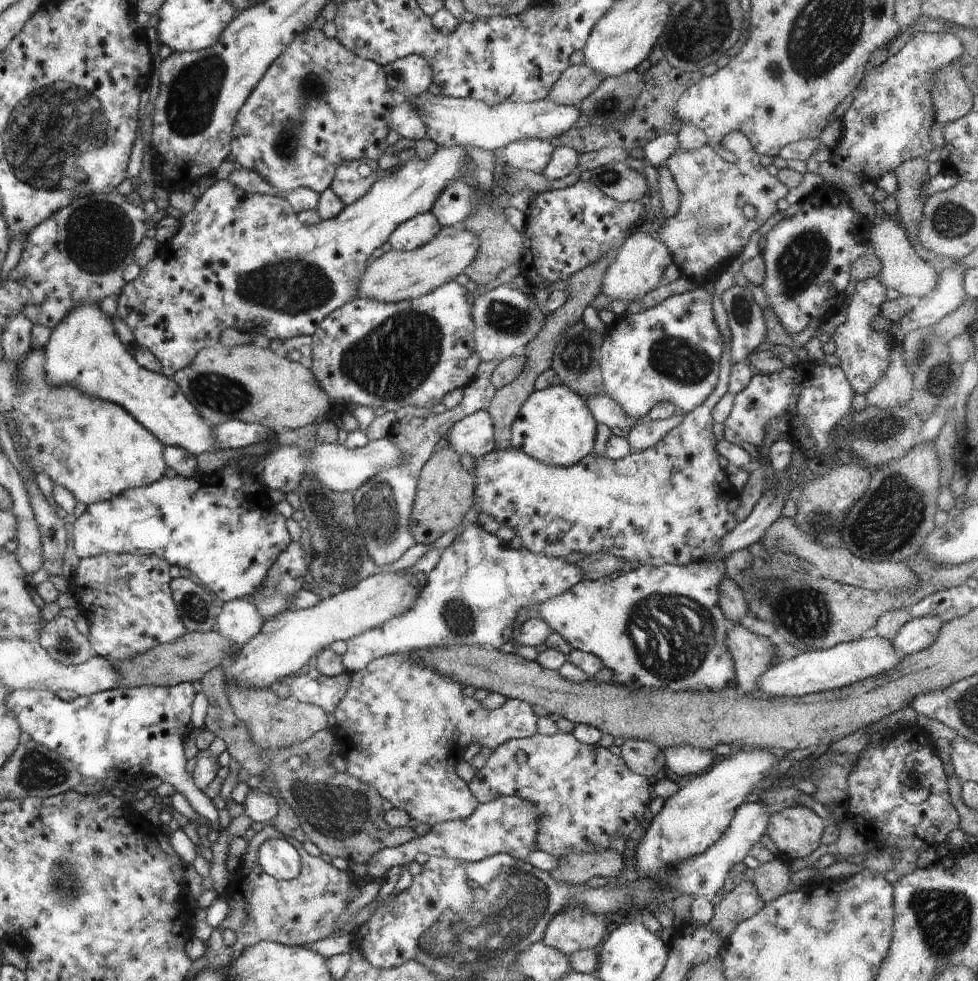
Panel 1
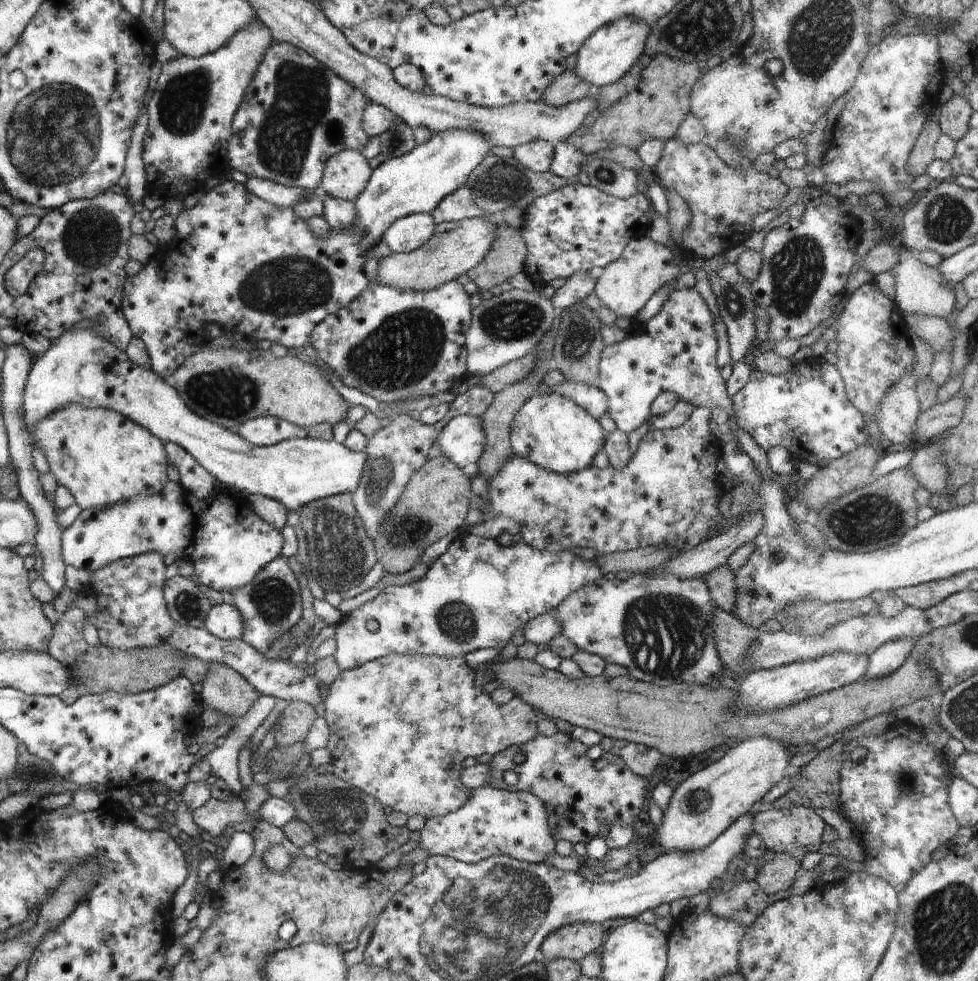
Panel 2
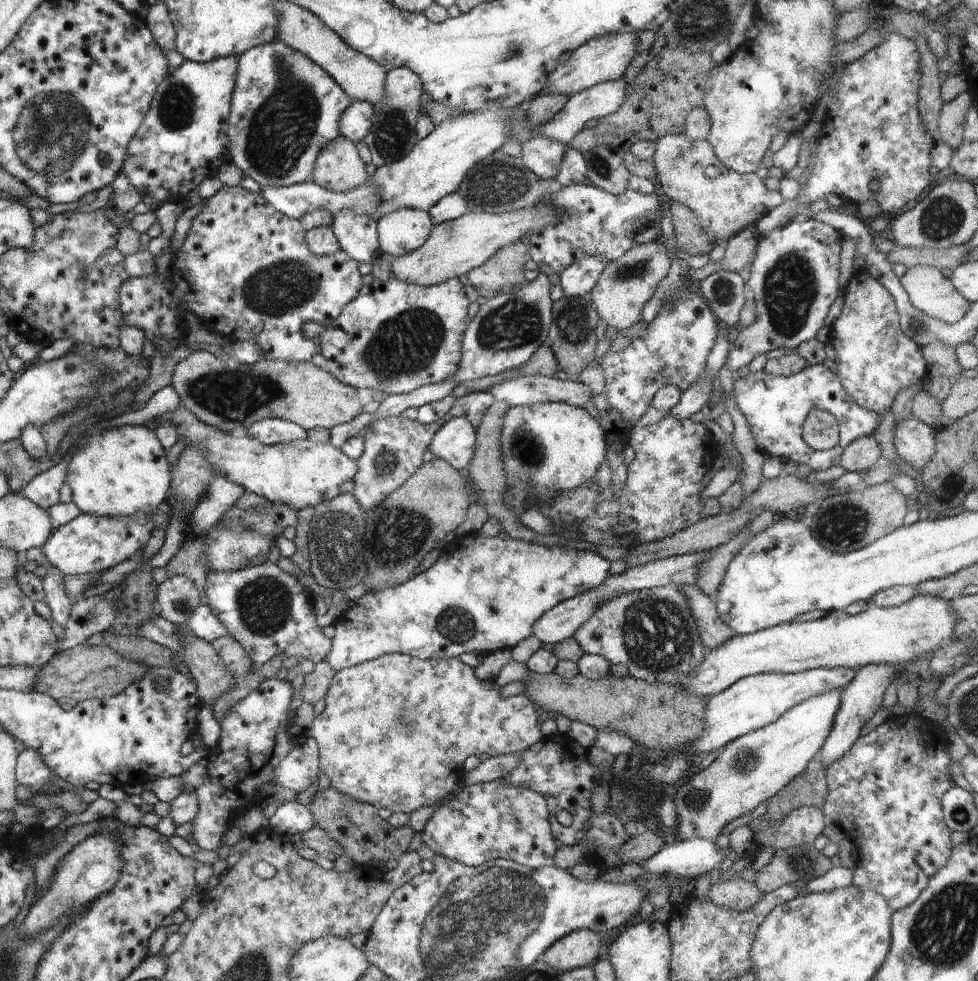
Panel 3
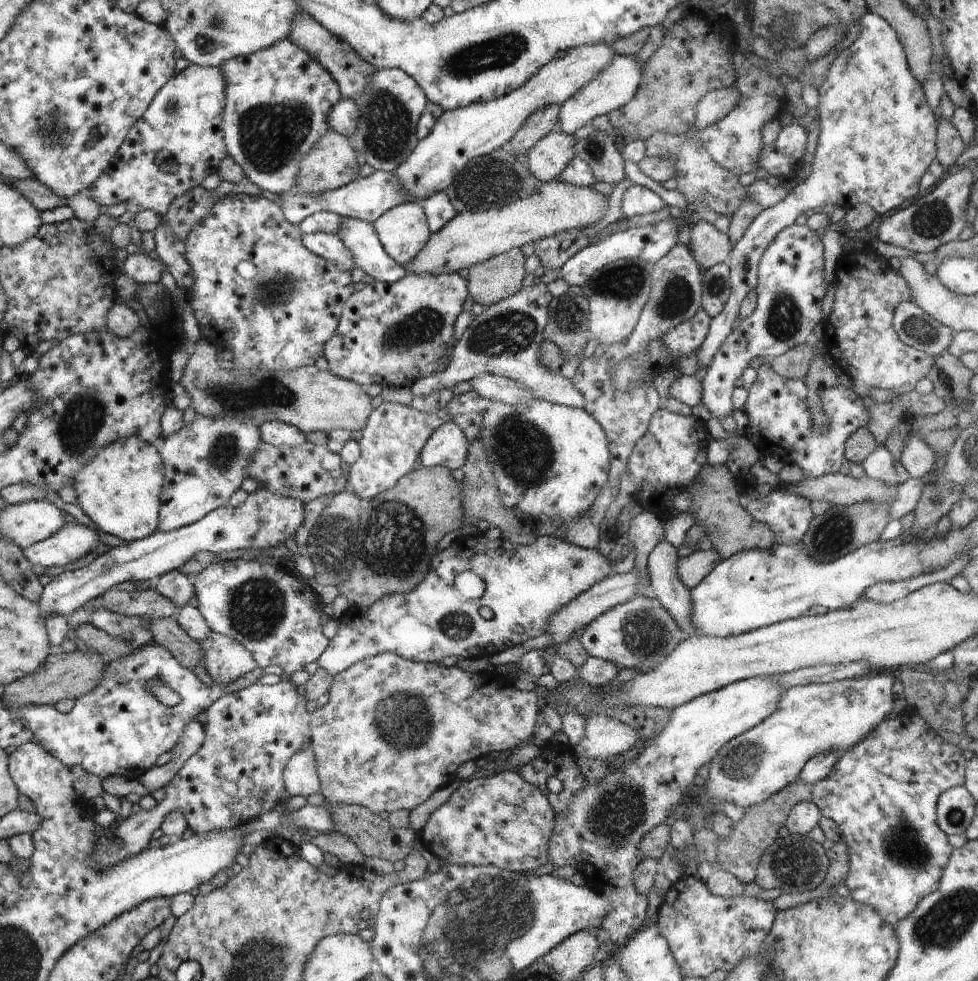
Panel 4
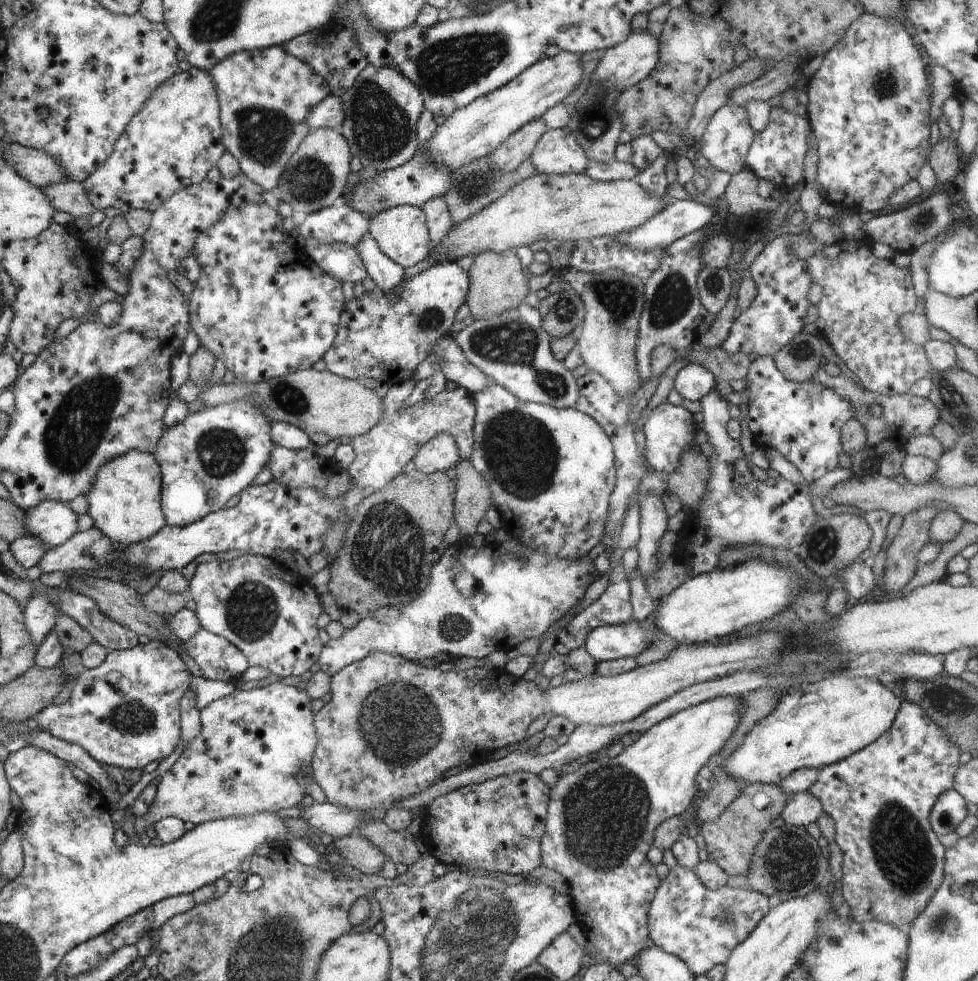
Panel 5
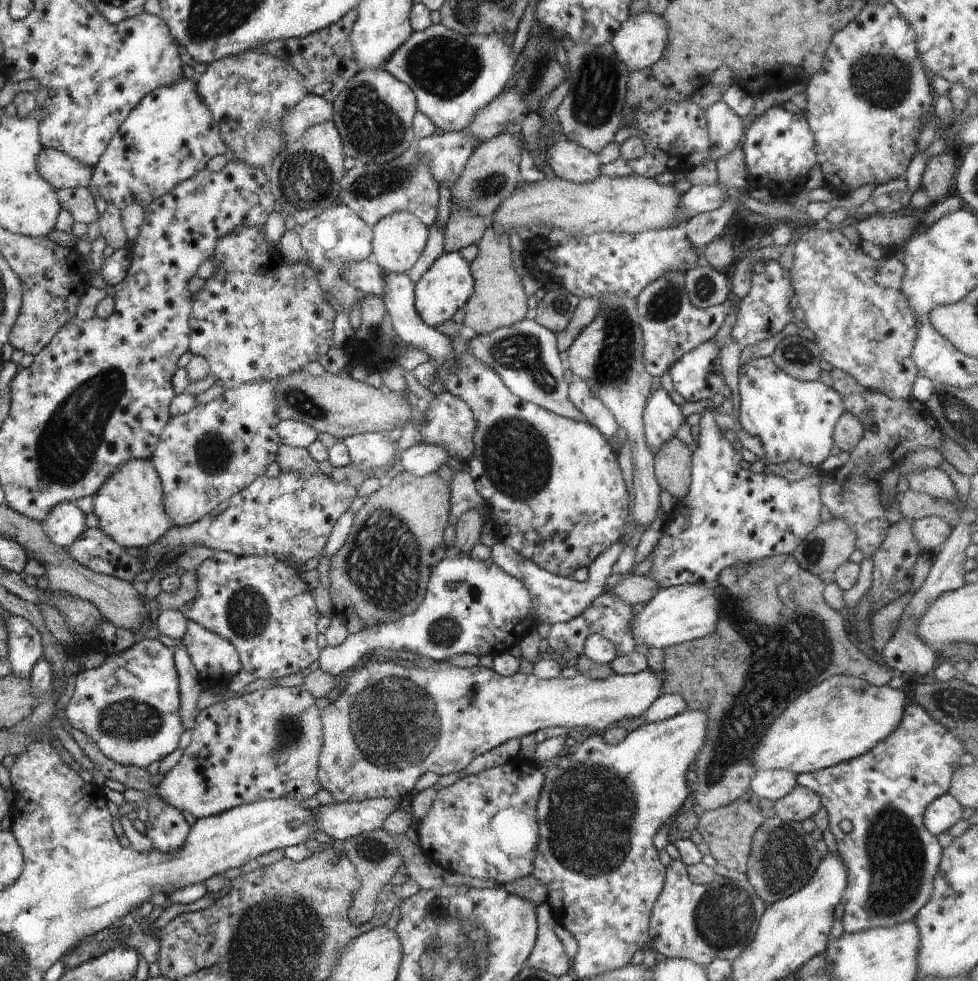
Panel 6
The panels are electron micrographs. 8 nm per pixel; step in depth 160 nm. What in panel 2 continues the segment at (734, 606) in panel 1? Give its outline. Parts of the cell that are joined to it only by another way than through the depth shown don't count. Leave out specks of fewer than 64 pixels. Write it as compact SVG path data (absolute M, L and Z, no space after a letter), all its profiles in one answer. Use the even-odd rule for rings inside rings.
M726 564L715 568L704 577L714 606L732 613L736 604L735 574Z

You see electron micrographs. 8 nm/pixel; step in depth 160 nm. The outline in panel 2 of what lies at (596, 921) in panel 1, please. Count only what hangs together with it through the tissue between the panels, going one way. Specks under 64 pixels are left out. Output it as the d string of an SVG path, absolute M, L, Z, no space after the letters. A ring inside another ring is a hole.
M572 923L551 932L541 944L540 957L581 961L587 954L597 953L604 931L599 924Z

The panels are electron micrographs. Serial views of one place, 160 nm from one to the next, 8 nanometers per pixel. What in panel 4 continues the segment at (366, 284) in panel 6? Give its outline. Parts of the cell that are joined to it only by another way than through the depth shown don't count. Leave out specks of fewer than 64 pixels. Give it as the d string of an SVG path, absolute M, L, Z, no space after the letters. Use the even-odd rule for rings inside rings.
M317 232L303 235L303 245L321 259L329 260L340 269L355 268L350 249L342 242L342 239L335 234Z

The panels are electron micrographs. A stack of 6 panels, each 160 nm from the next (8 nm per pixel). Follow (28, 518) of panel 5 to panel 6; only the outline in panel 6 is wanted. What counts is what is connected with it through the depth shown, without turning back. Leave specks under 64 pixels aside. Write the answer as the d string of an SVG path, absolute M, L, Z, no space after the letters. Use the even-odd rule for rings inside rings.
M63 502L54 508L41 524L48 538L60 548L71 549L72 544L87 529L86 515L76 503Z

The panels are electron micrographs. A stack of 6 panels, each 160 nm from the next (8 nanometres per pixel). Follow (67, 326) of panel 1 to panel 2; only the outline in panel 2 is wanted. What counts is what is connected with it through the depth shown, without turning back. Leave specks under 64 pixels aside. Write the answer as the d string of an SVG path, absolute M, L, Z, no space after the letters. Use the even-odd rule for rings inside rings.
M72 328L60 338L58 341L54 341L48 350L39 354L36 362L32 365L31 372L27 376L27 387L24 391L24 418L28 428L35 426L40 419L47 418L48 415L54 414L58 410L62 410L64 407L71 406L71 404L81 404L88 408L107 408L114 409L122 414L124 417L128 417L130 420L135 421L136 424L143 425L151 433L155 434L159 439L165 443L176 443L178 446L183 447L186 452L189 452L196 462L200 463L218 482L224 484L224 488L235 491L238 494L249 495L249 494L263 494L268 498L273 498L282 502L287 510L300 510L305 504L311 503L312 501L323 499L329 496L334 496L340 493L353 493L362 478L364 465L366 464L367 454L366 451L353 451L344 446L344 443L340 444L334 439L323 440L323 439L312 439L308 436L303 439L288 439L284 442L270 445L270 446L258 446L253 445L250 441L244 440L238 433L230 432L225 429L222 425L213 423L212 421L206 420L201 417L193 409L188 408L187 403L183 400L183 397L179 395L179 391L174 387L174 384L170 380L165 380L163 377L159 377L152 369L146 370L140 365L137 365L131 360L131 357L123 349L116 348L112 341L106 340L103 336L98 336L93 329L83 328Z

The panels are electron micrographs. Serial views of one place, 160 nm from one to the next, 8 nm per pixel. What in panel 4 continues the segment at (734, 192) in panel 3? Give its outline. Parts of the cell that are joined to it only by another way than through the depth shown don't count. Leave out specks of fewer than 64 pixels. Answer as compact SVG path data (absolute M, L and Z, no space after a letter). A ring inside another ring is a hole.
M666 133L653 134L645 141L645 154L651 157L675 158L675 171L672 174L672 179L677 180L678 184L675 189L680 194L684 194L689 208L693 206L693 202L700 202L700 204L706 204L716 214L724 214L729 219L733 212L747 199L759 204L763 209L767 209L779 203L789 193L784 186L772 186L764 179L758 179L751 185L743 186L738 182L737 176L720 166L708 154L707 148L701 143L698 135L687 137L686 135Z

